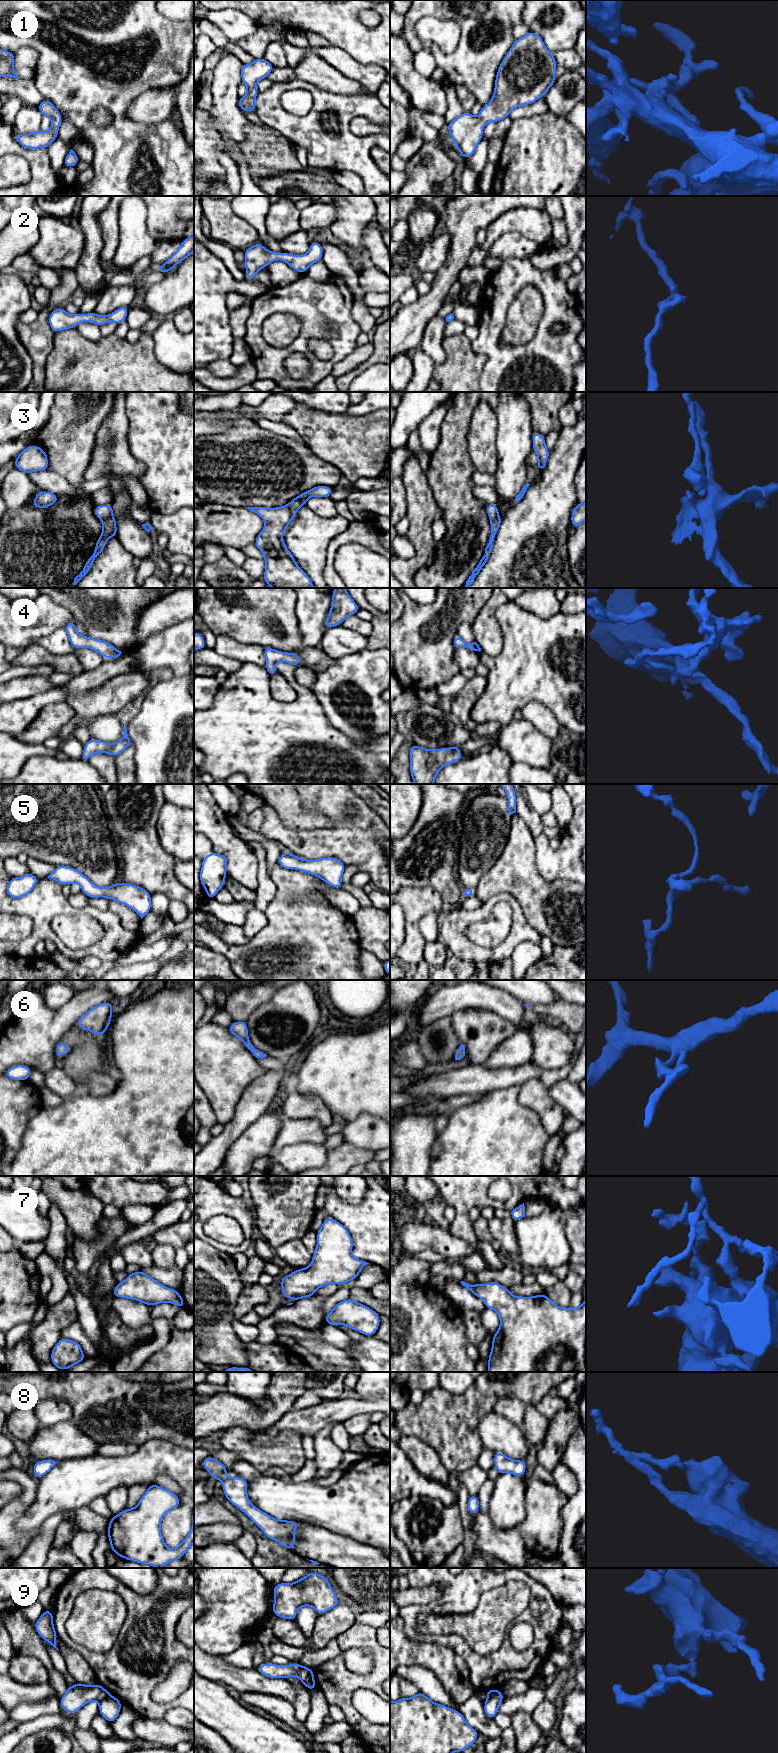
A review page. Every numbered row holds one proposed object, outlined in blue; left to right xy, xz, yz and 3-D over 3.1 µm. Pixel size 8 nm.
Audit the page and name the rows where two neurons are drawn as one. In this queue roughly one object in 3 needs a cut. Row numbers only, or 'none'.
9

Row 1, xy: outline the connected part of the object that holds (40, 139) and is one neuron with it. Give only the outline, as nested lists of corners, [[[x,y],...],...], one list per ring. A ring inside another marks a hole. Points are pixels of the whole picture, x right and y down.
[[[47,98],[43,100],[38,106],[36,106],[42,115],[51,118],[52,128],[49,131],[42,131],[41,129],[30,133],[30,134],[20,134],[18,132],[14,133],[15,140],[27,149],[39,149],[45,148],[58,138],[58,130],[61,125],[62,115]]]

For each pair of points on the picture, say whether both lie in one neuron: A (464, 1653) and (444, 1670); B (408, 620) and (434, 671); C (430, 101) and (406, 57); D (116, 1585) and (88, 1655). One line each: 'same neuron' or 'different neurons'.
A: different neurons
B: same neuron
C: same neuron
D: same neuron

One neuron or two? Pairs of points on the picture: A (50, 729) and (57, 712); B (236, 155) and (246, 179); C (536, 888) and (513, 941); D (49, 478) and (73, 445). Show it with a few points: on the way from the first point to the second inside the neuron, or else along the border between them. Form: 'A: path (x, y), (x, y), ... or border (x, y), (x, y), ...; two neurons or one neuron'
A: path (50, 725), (50, 720), (54, 716); one neuron
B: path (239, 161), (244, 173); one neuron
C: border (511, 895), (518, 902), (527, 922), (539, 933); two neurons
D: border (49, 469), (61, 475), (72, 486); two neurons

